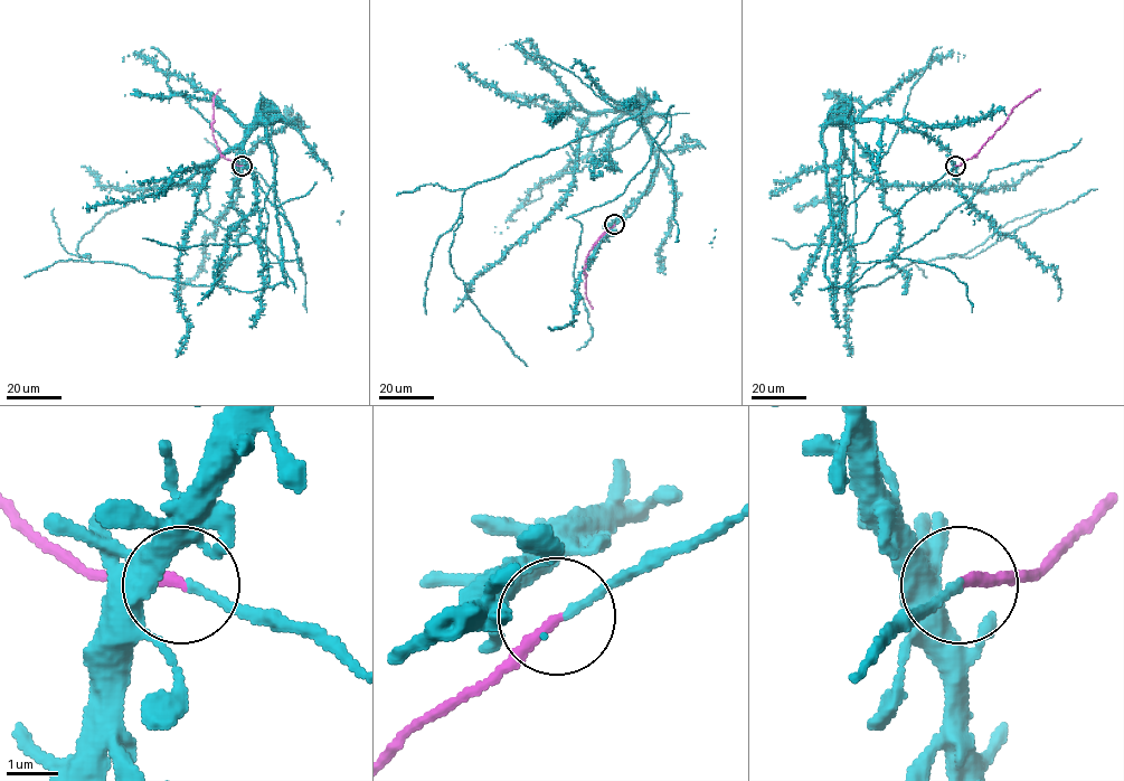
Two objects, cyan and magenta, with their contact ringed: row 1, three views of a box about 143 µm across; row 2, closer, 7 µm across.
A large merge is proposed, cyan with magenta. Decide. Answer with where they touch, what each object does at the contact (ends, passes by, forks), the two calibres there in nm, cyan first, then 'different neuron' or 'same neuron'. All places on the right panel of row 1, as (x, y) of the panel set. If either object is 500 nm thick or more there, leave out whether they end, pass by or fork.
place (955, 166); cyan passes by; magenta ends; calibres 110 and 200 nm; same neuron

